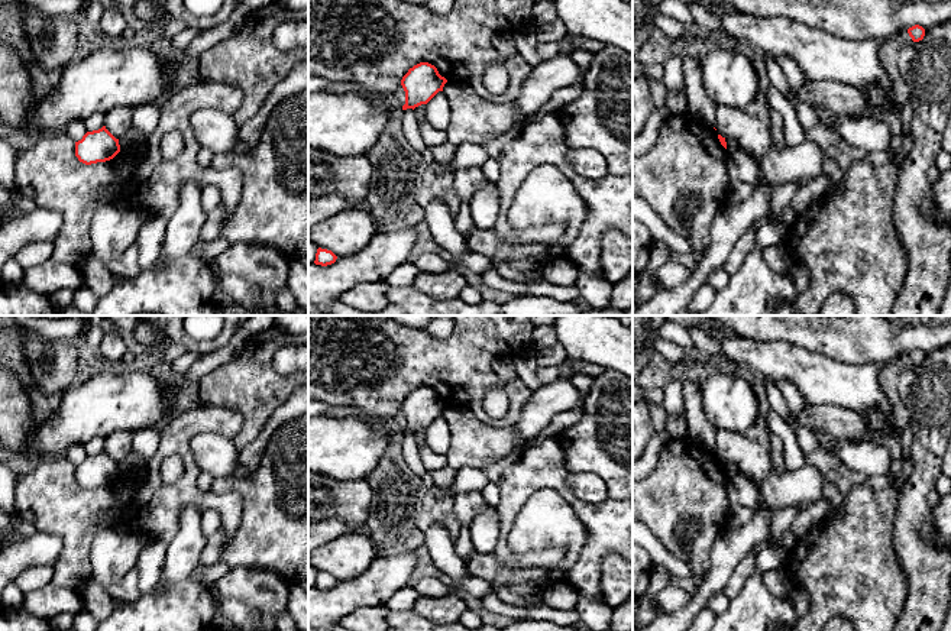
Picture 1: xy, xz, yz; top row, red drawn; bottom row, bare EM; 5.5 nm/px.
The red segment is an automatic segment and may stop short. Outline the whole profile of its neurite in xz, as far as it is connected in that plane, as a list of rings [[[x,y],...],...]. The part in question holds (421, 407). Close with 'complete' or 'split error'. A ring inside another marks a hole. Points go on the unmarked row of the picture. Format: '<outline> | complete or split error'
[[[428,386],[414,389],[401,404],[405,415],[402,434],[414,434],[421,428],[427,428],[439,415],[443,415],[446,407],[447,404],[439,398],[434,389]]] | complete

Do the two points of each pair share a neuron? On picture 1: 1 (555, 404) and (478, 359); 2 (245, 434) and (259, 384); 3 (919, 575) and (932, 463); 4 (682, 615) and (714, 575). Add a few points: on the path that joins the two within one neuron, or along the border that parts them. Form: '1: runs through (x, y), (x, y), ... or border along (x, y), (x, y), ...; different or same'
1: border along (531, 392), (516, 423); different
2: runs through (254, 421), (255, 397); same
3: runs through (914, 547), (915, 491); same
4: runs through (692, 607), (709, 585); same

